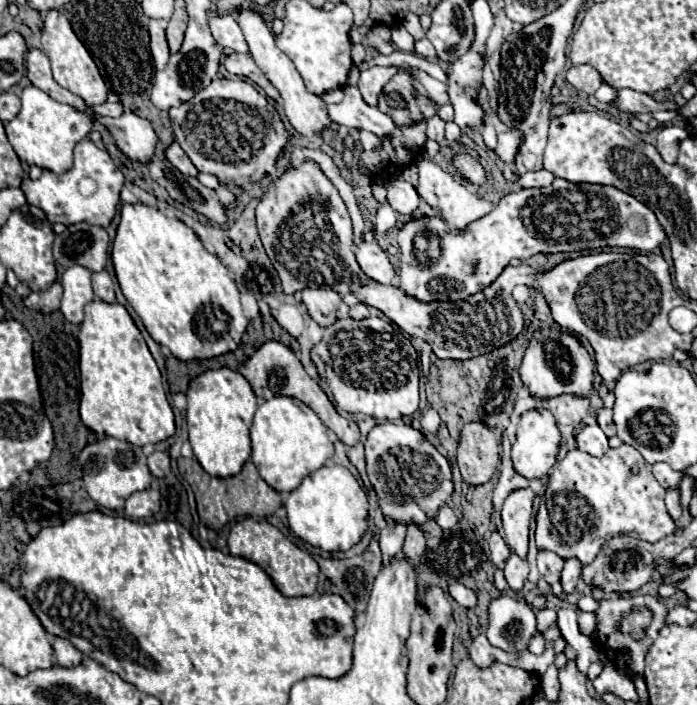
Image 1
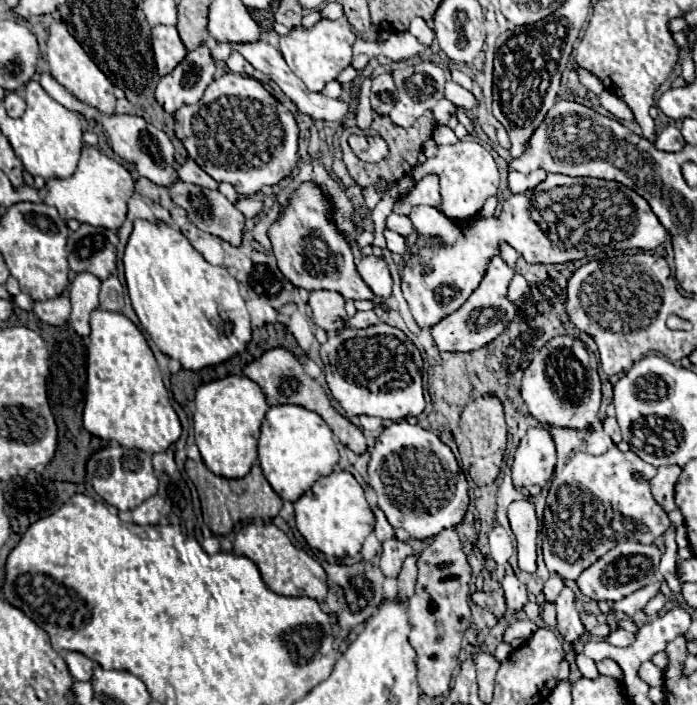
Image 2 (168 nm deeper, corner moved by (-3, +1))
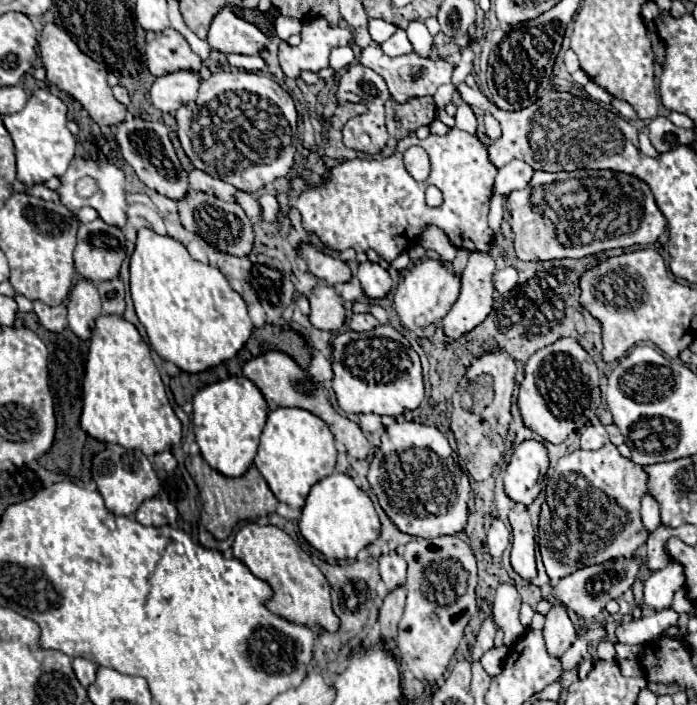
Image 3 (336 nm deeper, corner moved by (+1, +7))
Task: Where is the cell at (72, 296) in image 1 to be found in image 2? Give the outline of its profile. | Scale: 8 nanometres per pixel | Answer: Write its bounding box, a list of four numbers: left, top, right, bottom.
[69,272,101,336]

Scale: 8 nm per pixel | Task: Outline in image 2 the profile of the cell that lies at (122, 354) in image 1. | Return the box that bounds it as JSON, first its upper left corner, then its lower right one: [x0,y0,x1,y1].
[83,308,181,454]

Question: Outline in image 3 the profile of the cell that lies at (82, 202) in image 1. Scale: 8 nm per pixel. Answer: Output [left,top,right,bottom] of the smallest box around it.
[57,158,127,228]

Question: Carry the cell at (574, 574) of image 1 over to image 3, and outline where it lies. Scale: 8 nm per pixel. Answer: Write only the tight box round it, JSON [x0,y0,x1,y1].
[543,604,577,658]

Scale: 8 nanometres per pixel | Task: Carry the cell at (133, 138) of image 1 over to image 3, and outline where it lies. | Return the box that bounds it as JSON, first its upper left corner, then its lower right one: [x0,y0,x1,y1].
[115,116,187,200]

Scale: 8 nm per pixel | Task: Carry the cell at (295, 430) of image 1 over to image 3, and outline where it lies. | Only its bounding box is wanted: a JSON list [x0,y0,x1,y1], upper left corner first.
[255,408,335,510]

